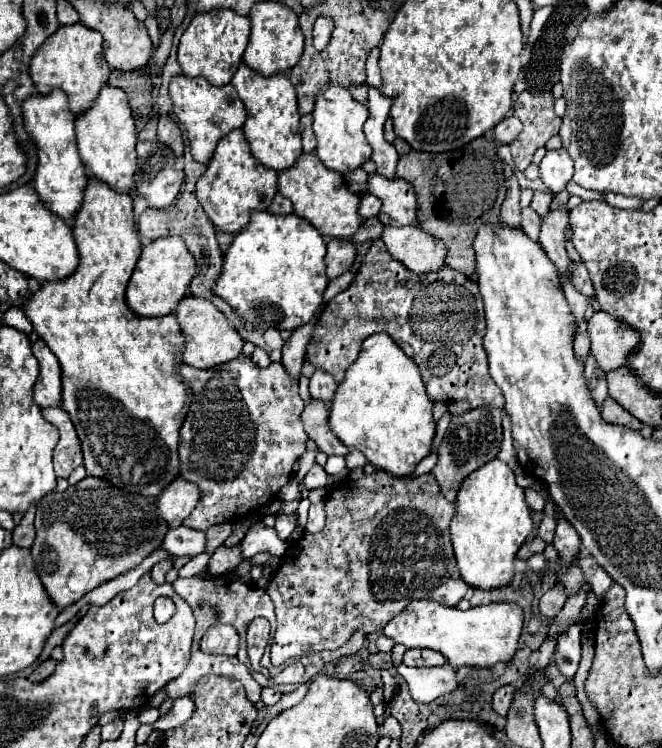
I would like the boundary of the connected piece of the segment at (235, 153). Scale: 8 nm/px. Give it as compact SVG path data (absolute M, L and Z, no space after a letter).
M232 130L218 142L218 148L208 164L206 174L196 182L196 196L204 206L210 222L226 234L238 234L248 226L252 210L268 210L272 198L278 192L278 174L264 168L250 154L250 146L242 130Z

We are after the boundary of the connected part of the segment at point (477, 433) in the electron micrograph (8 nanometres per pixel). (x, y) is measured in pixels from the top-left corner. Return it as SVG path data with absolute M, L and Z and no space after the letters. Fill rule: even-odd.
M480 406L474 410L468 410L466 414L460 416L452 416L448 432L442 440L442 444L438 446L436 454L438 454L438 464L434 466L432 474L436 476L442 494L454 502L460 482L474 470L478 470L480 466L484 466L486 462L494 460L500 444L502 444L502 410L500 408L492 408L492 406Z

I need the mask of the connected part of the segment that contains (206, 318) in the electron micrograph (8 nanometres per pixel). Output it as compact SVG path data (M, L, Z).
M186 296L178 304L174 314L176 314L178 324L180 324L184 338L186 338L186 346L182 350L184 364L194 366L194 368L214 368L214 366L230 362L242 354L244 338L236 332L232 322L210 300Z

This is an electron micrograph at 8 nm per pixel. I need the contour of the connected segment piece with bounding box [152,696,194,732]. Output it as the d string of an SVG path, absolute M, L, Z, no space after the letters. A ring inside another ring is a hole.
M188 696L176 698L176 700L172 702L172 708L170 708L164 716L160 716L160 718L152 724L152 728L158 730L158 732L166 732L166 730L170 730L170 728L178 728L178 726L182 726L182 724L192 716L192 712L194 712L194 702L192 702Z

